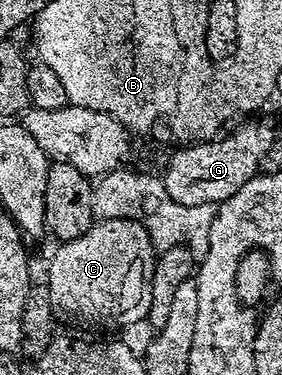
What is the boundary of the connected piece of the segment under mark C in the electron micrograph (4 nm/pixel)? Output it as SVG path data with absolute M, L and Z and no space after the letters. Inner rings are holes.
M128 219L95 222L85 235L61 242L56 248L58 249L48 267L48 277L44 281L49 287L50 301L57 318L86 325L108 325L114 329L121 329L147 318L151 303L153 269L158 253L145 227L140 223Z

